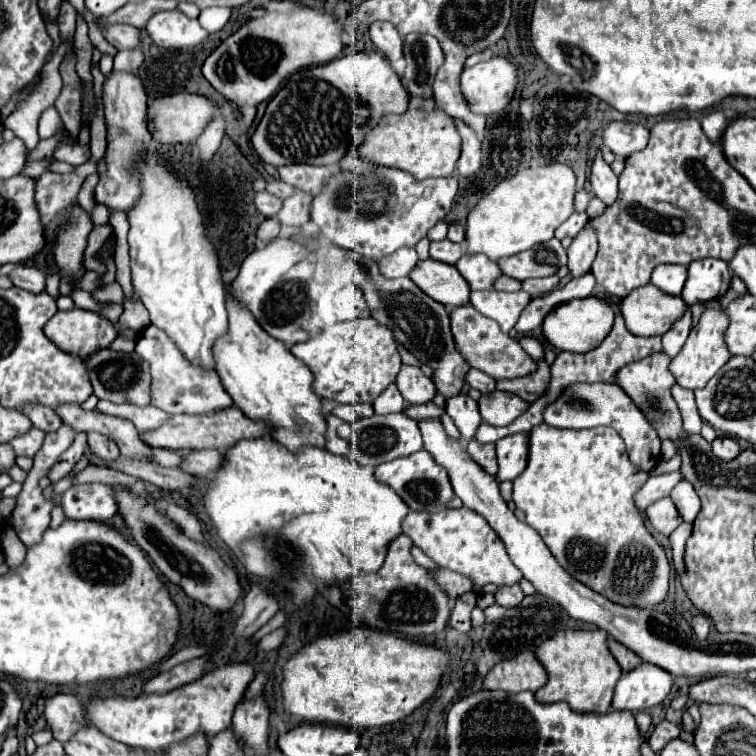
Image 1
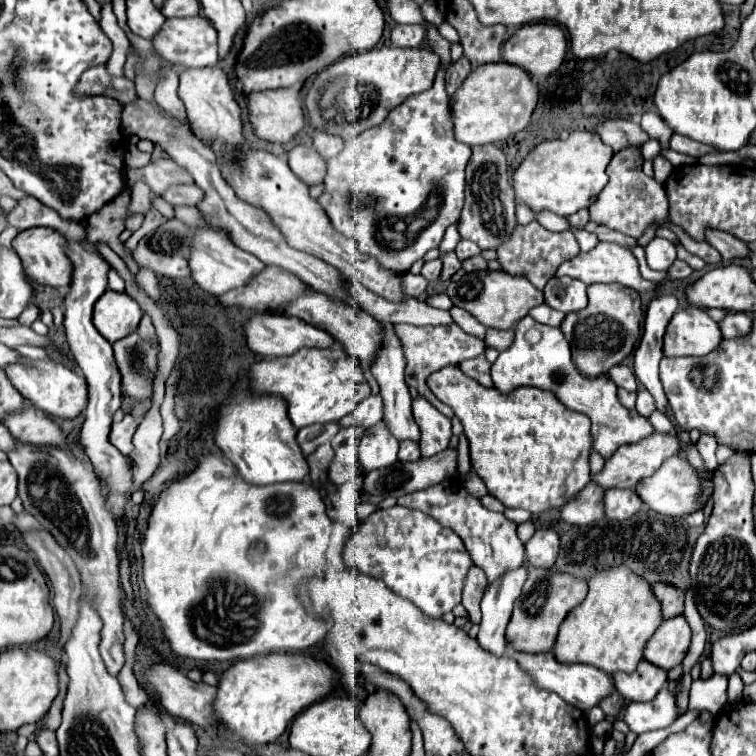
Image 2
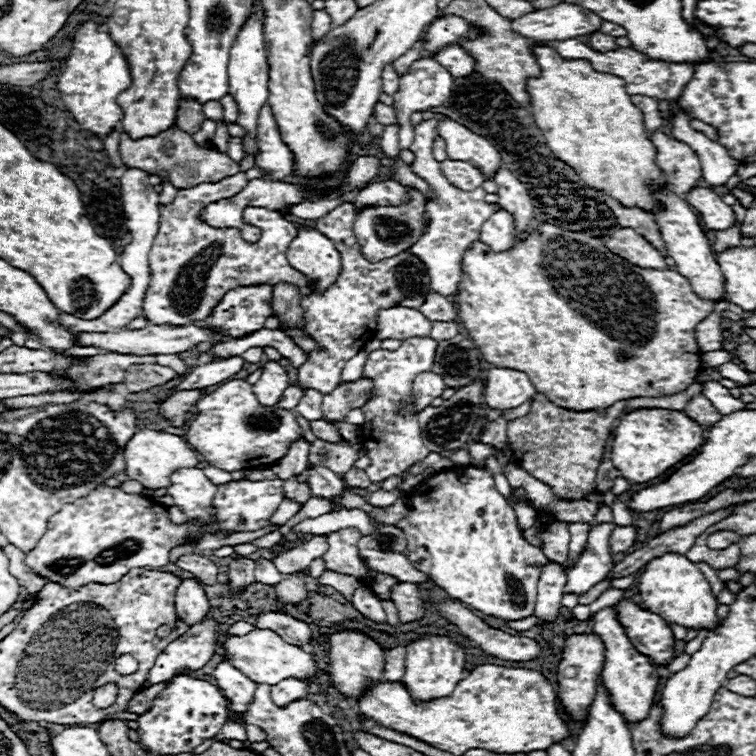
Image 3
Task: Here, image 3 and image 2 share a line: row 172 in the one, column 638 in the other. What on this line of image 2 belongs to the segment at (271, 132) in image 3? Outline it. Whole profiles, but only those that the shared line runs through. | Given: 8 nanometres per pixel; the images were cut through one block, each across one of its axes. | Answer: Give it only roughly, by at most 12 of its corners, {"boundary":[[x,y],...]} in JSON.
{"boundary":[[598,242],[558,266],[556,276],[584,284],[656,288],[640,276],[634,254]]}

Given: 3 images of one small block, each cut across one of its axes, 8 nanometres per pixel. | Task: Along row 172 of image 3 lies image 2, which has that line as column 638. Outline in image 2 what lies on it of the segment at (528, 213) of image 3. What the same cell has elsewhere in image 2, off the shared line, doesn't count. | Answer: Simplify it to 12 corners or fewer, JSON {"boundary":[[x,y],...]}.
{"boundary":[[606,490],[604,506],[610,520],[628,520],[640,512],[634,490]]}

